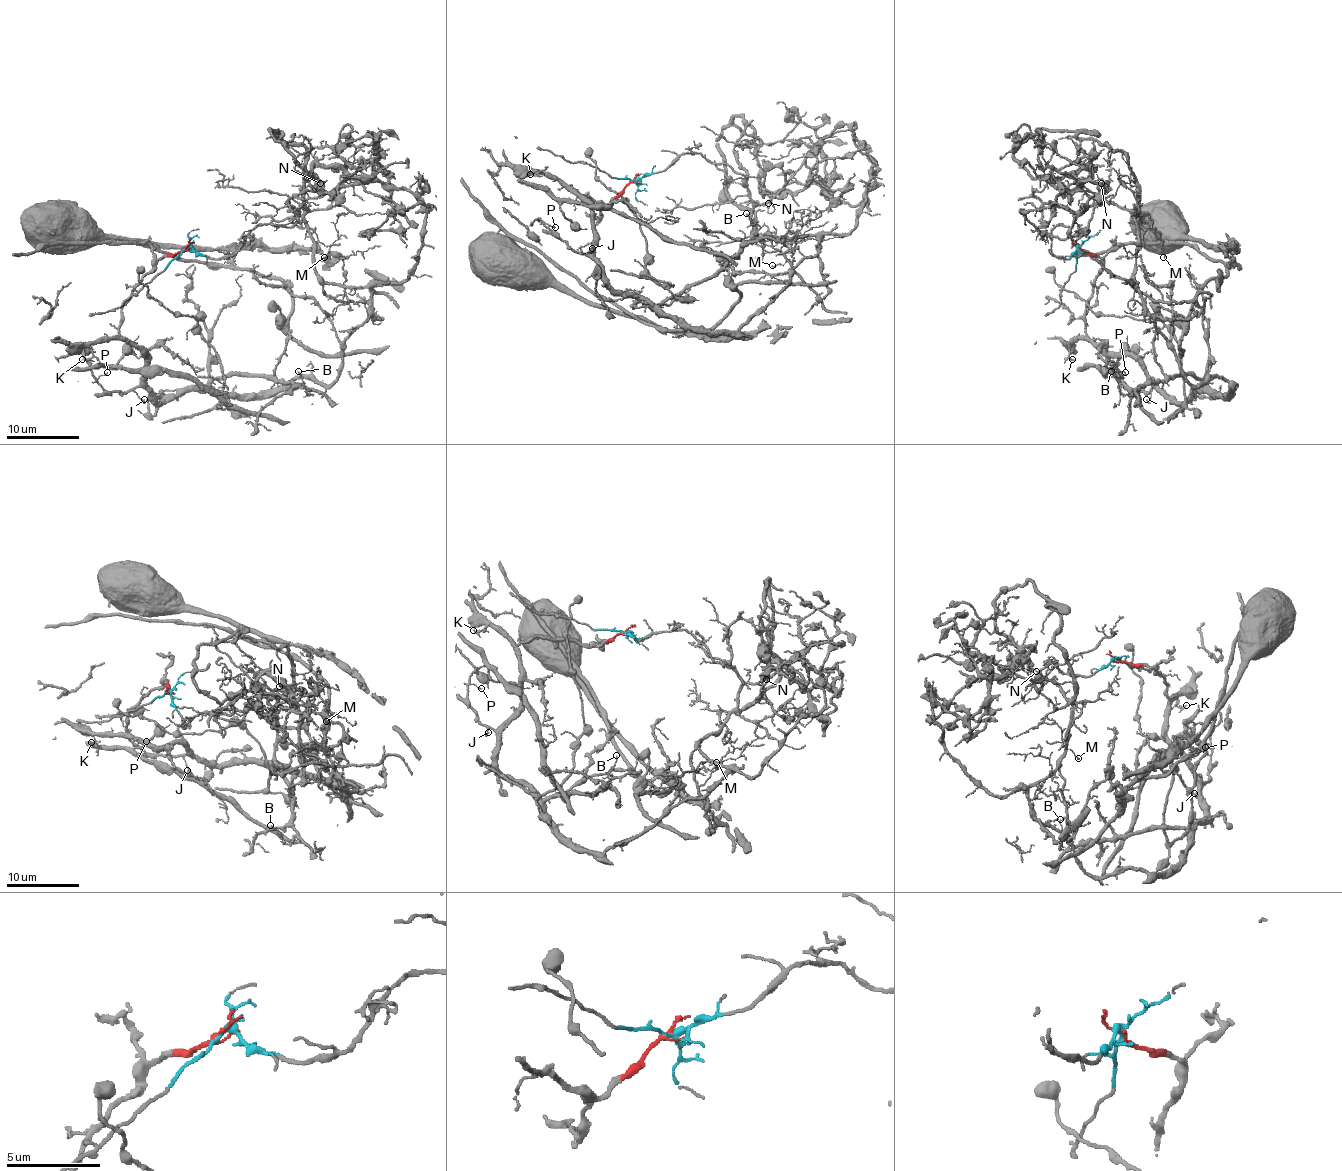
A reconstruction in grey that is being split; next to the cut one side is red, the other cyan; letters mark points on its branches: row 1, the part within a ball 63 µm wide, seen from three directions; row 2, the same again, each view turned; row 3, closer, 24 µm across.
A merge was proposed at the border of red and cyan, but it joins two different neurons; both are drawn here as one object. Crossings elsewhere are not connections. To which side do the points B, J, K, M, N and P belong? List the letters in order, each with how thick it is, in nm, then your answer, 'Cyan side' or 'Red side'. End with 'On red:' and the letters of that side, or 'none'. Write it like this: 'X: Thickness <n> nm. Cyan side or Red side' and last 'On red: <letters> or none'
B: Thickness 120 nm. Red side
J: Thickness 160 nm. Red side
K: Thickness 110 nm. Red side
M: Thickness 130 nm. Cyan side
N: Thickness 110 nm. Cyan side
P: Thickness 120 nm. Red side
On red: B, J, K, P

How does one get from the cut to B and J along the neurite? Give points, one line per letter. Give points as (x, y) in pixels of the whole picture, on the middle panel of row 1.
B: (633, 179), (606, 205), (568, 188), (590, 207), (606, 281), (655, 305), (752, 243), (759, 227), (746, 214)
J: (633, 179), (606, 205), (595, 203), (568, 188), (590, 207), (593, 248), (583, 254), (592, 248)

